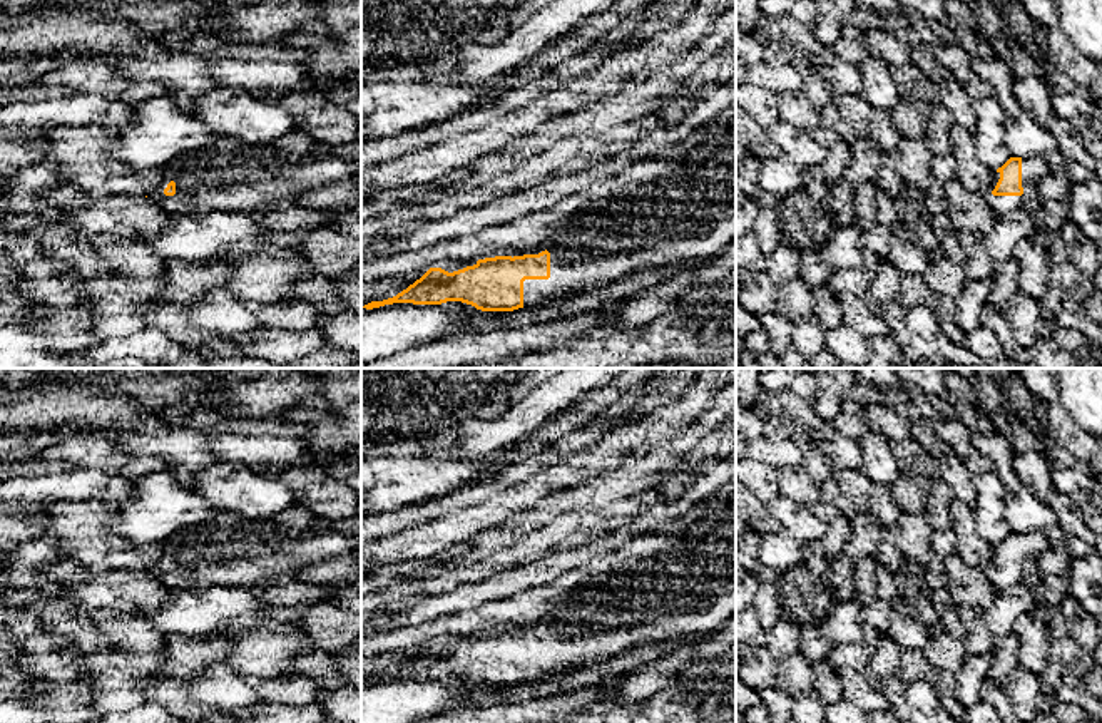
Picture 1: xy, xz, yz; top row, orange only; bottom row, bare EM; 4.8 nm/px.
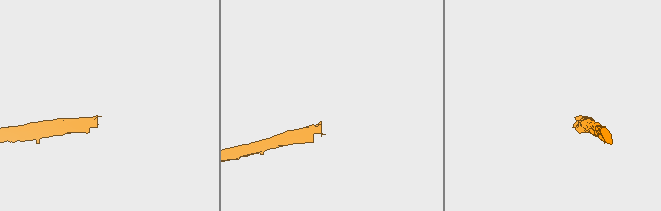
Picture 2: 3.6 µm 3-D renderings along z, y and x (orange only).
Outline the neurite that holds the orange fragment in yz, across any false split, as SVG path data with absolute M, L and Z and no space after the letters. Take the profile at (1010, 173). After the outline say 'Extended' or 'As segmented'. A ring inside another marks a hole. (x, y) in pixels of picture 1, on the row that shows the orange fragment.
M1010 157L995 171L985 203L997 216L1023 206L1023 187L1050 172L1048 157Z. Extended

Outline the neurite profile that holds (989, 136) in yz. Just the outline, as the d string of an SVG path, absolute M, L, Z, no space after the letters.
M995 95L973 100L973 109L977 114L975 154L987 167L997 171L1012 157L1005 144L1007 115Z

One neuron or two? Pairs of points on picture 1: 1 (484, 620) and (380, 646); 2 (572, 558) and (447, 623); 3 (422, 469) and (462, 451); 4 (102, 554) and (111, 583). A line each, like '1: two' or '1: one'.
1: one
2: two
3: two
4: two

